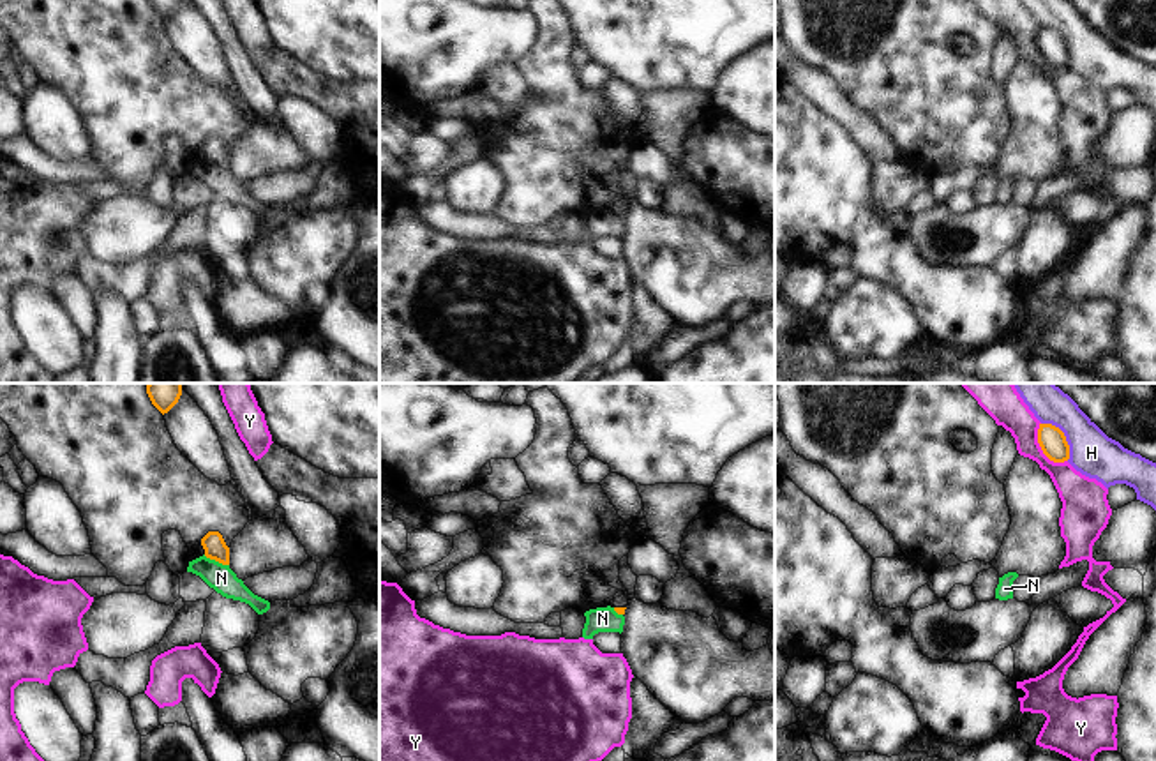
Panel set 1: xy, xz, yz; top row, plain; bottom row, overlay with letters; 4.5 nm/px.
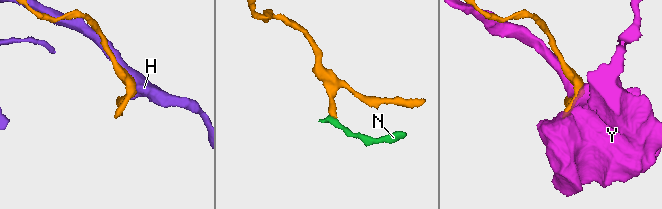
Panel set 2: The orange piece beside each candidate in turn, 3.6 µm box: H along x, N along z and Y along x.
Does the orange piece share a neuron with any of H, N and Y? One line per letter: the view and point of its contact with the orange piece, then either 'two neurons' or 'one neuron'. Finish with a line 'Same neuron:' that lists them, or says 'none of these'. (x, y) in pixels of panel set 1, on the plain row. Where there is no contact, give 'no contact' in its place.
H: yz (1065, 41) | two neurons
N: xy (216, 165) | two neurons
Y: yz (1042, 53) | two neurons
Same neuron: none of these

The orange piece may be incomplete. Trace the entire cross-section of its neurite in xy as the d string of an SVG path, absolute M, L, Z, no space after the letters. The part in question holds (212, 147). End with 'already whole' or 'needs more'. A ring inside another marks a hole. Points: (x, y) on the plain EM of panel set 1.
M208 136L201 143L201 150L205 154L206 162L215 164L222 170L229 170L229 152L226 150L219 136Z; already whole

